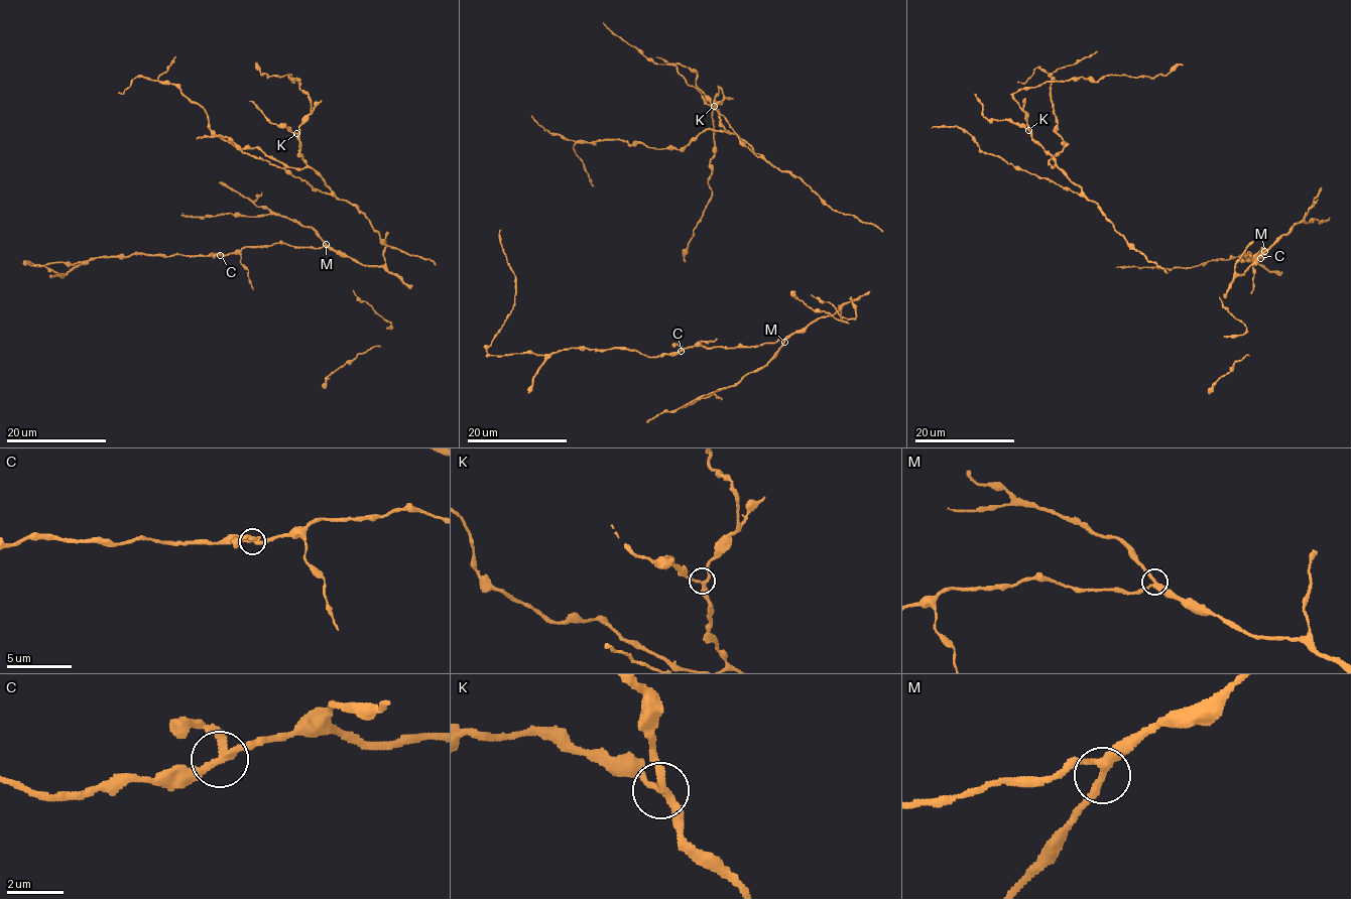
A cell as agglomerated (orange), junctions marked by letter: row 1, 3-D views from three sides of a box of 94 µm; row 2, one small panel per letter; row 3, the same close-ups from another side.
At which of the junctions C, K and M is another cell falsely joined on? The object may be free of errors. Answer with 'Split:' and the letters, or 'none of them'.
Split: none of them

